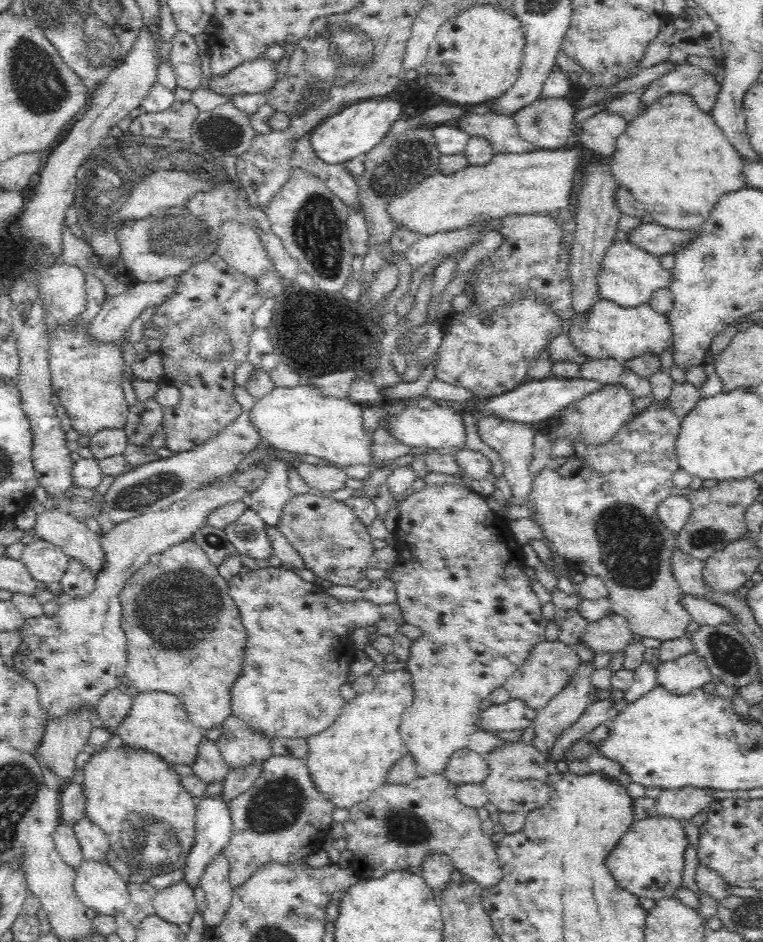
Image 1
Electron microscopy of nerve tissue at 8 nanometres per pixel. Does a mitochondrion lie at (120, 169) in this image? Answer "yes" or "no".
yes

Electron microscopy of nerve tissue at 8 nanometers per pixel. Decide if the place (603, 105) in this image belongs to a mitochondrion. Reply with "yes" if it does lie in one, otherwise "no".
no

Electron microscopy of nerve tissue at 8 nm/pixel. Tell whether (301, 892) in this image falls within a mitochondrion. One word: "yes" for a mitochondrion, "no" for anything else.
no

